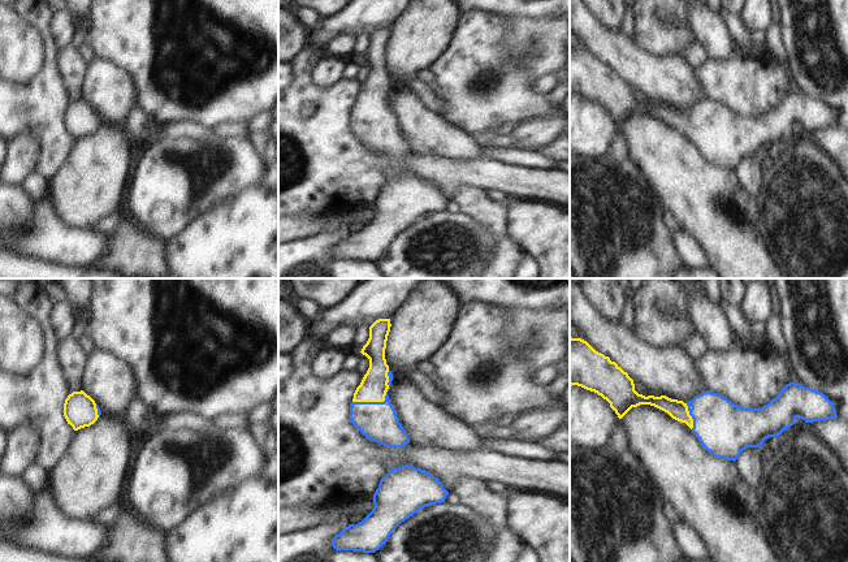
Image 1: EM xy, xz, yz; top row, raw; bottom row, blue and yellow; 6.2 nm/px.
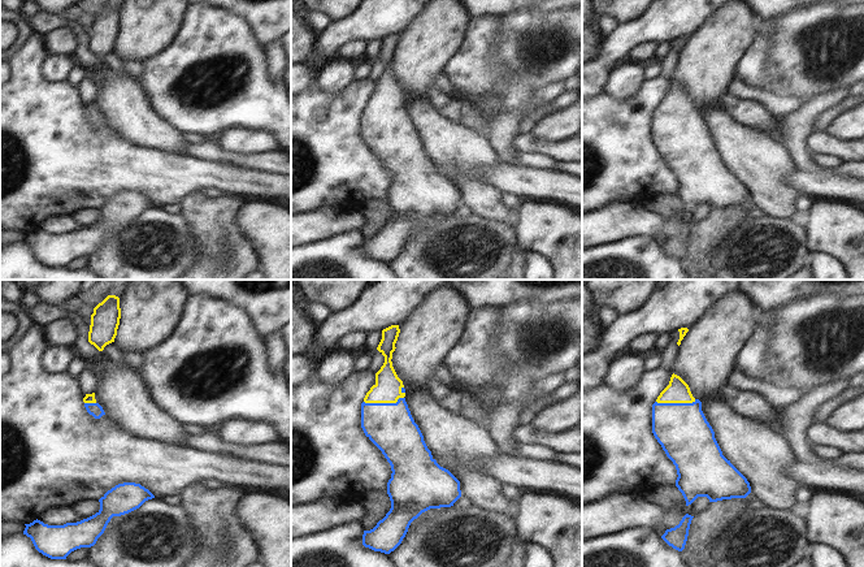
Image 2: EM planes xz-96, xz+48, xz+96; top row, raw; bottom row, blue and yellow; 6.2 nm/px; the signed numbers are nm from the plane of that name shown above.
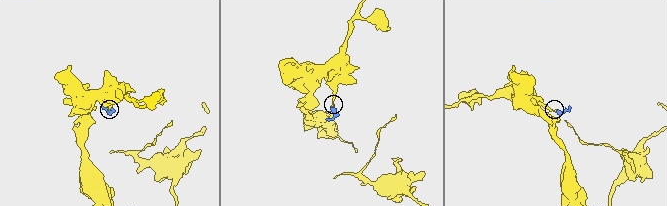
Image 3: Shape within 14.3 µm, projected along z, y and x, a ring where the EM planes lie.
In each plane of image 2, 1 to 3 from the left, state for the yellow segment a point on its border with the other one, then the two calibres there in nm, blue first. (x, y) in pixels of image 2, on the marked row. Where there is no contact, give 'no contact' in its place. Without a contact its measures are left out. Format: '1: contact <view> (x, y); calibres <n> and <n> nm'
1: contact xz-96 (90, 403); calibres 80 and 60 nm
2: contact xz+48 (383, 403); calibres 300 and 170 nm
3: contact xz+96 (676, 403); calibres 320 and 140 nm

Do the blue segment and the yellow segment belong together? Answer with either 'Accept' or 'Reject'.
Accept.

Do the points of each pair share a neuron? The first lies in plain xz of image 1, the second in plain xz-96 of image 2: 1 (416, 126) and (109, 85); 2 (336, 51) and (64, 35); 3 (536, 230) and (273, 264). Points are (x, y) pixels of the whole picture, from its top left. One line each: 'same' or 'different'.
1: same
2: same
3: same

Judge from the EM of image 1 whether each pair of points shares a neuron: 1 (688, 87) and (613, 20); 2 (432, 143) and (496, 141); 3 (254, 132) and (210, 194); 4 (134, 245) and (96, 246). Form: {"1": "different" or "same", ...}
{"1": "different", "2": "different", "3": "different", "4": "different"}

